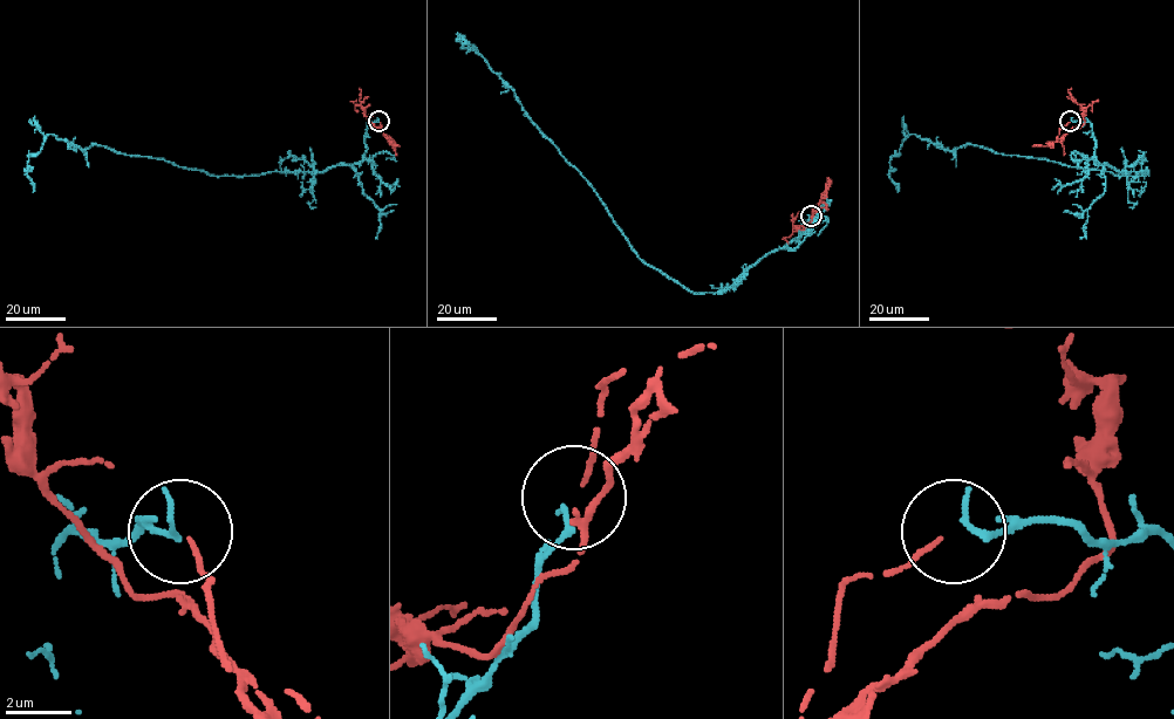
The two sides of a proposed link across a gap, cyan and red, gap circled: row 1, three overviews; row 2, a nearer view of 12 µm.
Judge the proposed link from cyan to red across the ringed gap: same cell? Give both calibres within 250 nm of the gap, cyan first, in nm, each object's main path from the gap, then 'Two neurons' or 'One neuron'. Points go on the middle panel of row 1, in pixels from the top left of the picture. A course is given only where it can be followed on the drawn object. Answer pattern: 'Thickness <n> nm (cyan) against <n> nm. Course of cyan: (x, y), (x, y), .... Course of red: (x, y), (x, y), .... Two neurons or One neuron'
Thickness 240 nm (cyan) against 120 nm. Course of cyan: (810, 217), (797, 241), (768, 252), (727, 289), (689, 292), (639, 257), (588, 182), (465, 43). Course of red: (811, 214), (816, 205), (811, 220), (801, 230), (793, 225), (791, 216). Two neurons

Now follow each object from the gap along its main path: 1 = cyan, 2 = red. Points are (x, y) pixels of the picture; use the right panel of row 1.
1: (1071, 121), (1090, 123), (1097, 163), (1148, 172), (976, 145), (947, 151), (909, 135), (889, 161), (898, 192)
2: (1069, 122), (1060, 127), (1062, 136), (1085, 121), (1084, 109), (1067, 91), (1071, 88)

